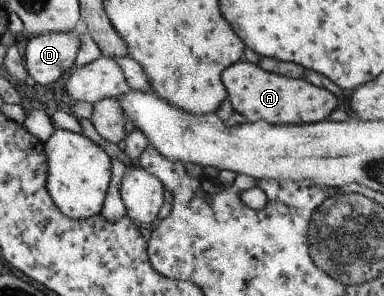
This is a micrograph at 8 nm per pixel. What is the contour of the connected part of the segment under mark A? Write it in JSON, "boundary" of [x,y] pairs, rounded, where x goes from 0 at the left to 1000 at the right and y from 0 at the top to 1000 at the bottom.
{"boundary":[[[622,206],[591,226],[576,267],[609,375],[628,382],[648,412],[685,405],[721,422],[826,416],[880,368],[883,334],[862,307],[789,264],[768,267],[690,240],[674,216]]]}

